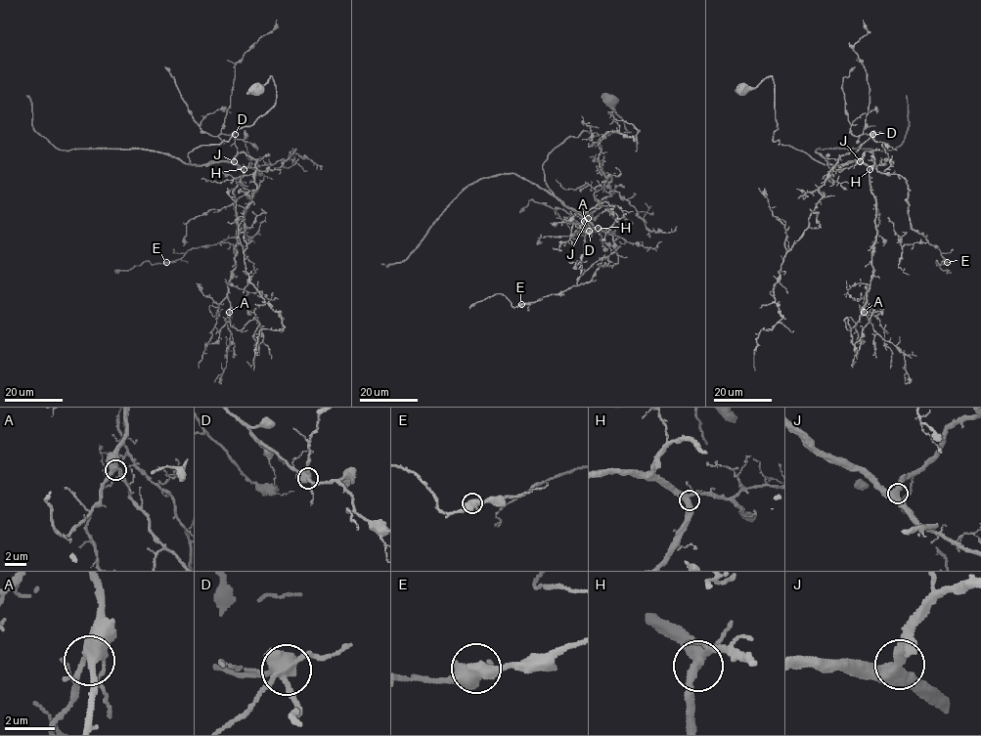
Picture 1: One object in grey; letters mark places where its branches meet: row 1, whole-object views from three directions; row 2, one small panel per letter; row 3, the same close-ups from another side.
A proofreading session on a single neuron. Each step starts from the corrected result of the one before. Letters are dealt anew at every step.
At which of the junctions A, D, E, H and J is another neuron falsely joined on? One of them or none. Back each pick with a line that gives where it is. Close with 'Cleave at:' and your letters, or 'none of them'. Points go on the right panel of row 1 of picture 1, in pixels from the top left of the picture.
Cleave at: none of them

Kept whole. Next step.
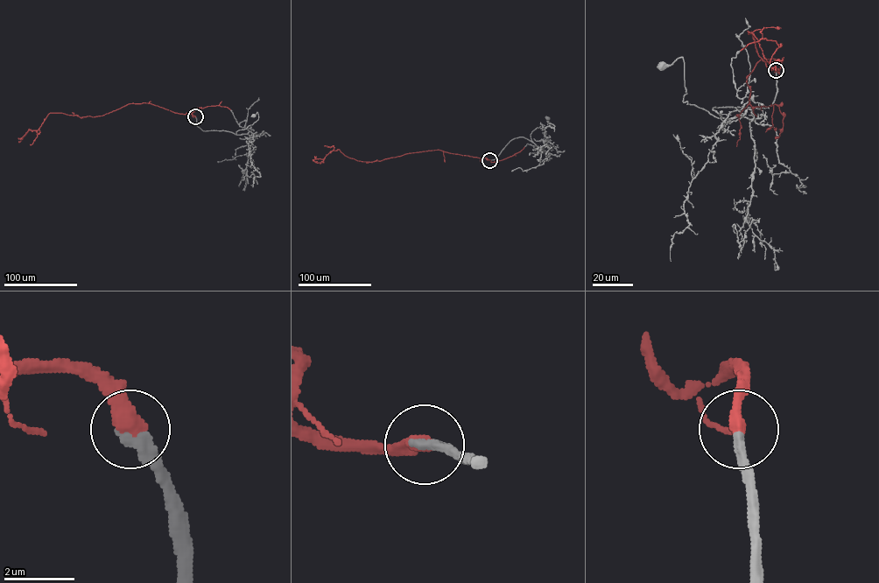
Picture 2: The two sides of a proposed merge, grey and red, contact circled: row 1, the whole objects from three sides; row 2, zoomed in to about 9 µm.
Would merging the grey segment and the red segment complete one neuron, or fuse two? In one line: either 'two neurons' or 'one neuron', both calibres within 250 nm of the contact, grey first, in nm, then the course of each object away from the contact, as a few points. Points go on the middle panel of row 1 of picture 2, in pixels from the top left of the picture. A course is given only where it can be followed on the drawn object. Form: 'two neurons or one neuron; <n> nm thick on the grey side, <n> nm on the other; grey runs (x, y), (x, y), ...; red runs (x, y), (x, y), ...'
one neuron; 360 nm thick on the grey side, 480 nm on the other; grey runs (489, 159), (496, 158), (514, 138), (523, 136), (532, 142), (530, 135), (537, 128), (552, 126), (547, 118); red runs (489, 159), (437, 150), (366, 162), (348, 158), (337, 150), (329, 152), (319, 163), (312, 161)

